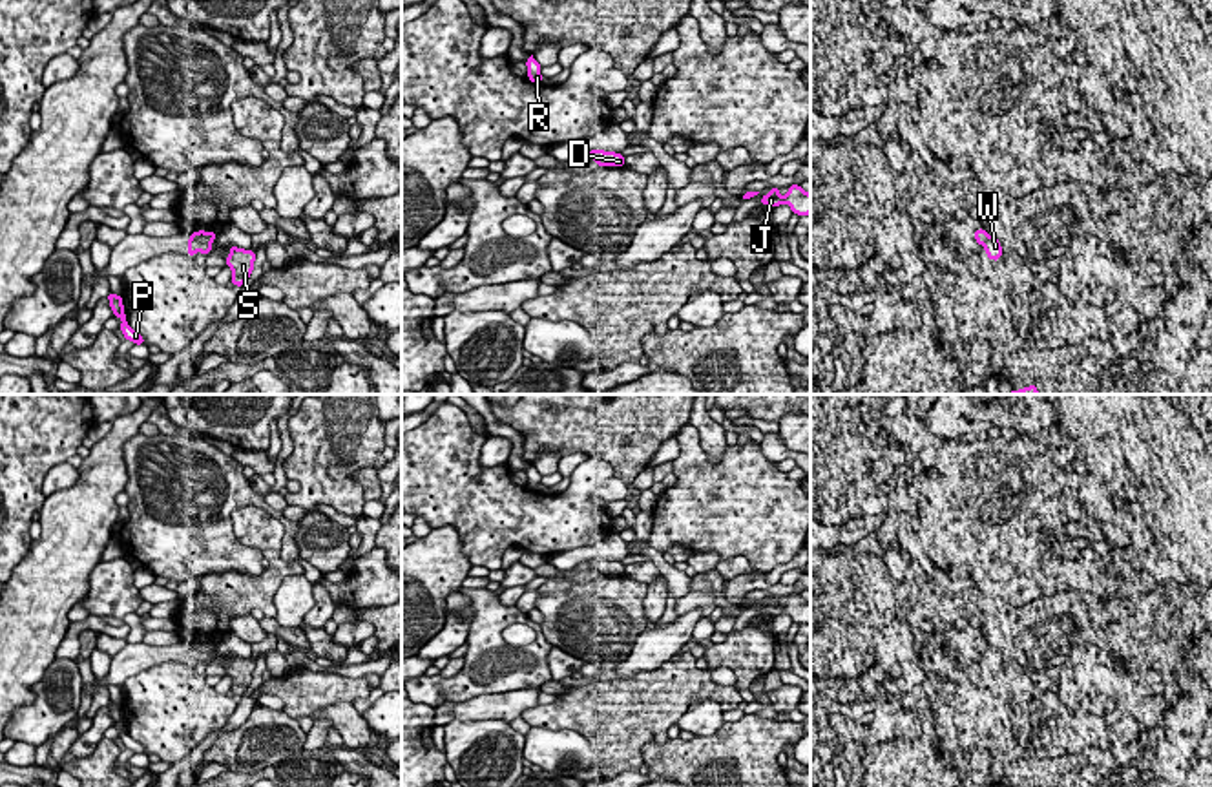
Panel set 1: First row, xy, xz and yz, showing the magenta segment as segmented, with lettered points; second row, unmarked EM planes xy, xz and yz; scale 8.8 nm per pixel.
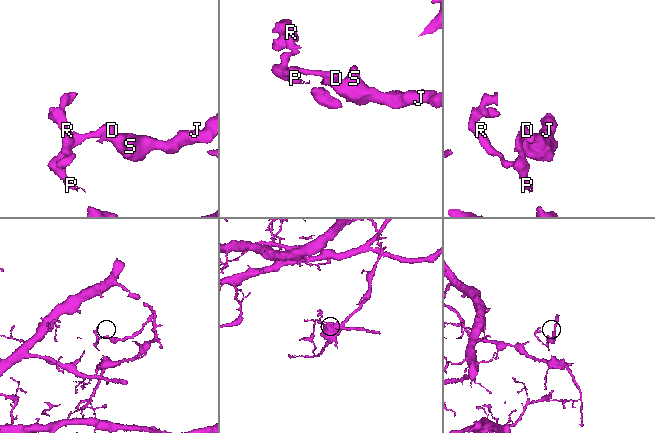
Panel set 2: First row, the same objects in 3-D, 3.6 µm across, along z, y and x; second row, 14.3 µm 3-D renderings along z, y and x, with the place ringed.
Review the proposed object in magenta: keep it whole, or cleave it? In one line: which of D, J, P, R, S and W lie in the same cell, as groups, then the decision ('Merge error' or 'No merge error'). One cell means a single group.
Groups: D P R / J S W. Merge error

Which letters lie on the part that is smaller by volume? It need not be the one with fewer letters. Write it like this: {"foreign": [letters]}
{"foreign": ["J", "S", "W"]}

